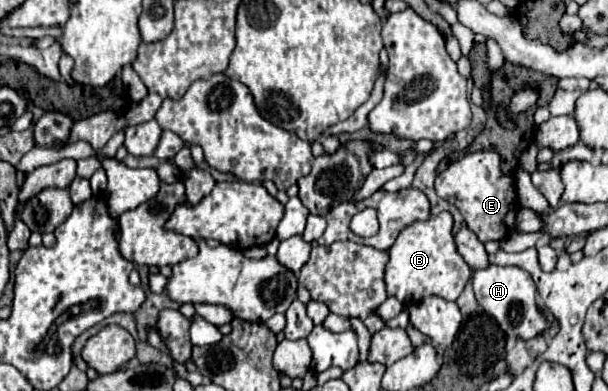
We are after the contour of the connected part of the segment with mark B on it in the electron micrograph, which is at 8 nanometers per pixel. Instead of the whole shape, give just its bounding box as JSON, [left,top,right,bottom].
[385,212,471,306]

